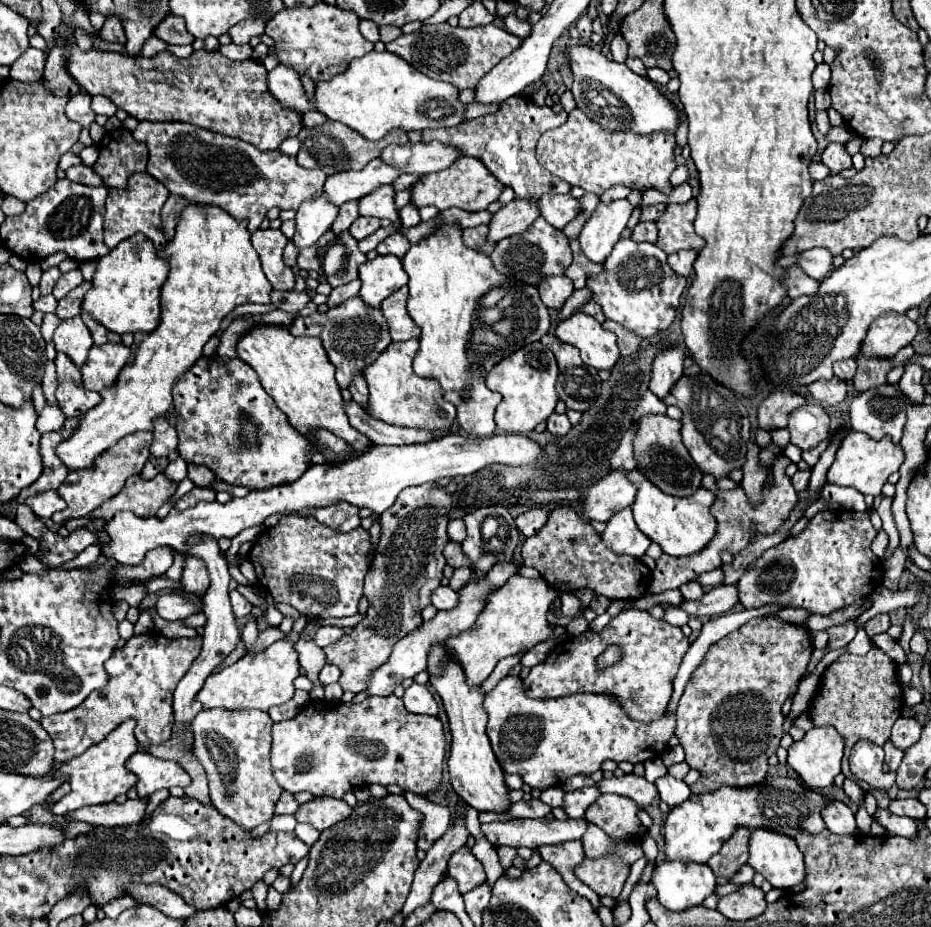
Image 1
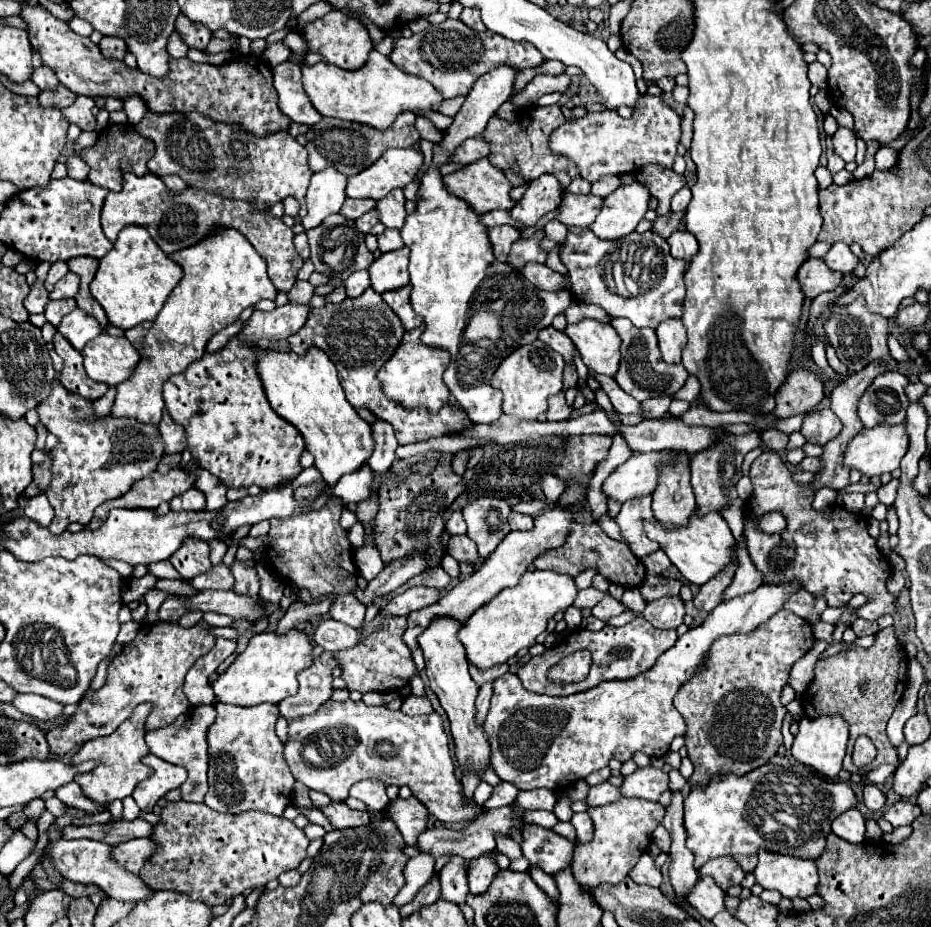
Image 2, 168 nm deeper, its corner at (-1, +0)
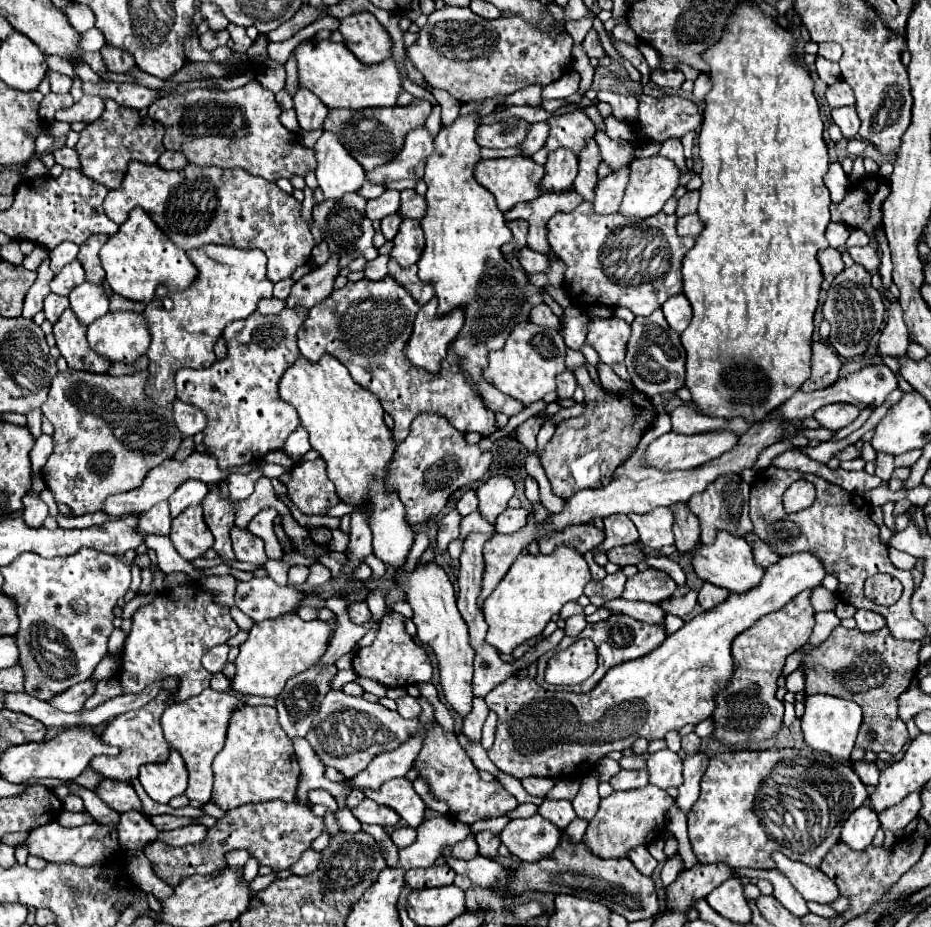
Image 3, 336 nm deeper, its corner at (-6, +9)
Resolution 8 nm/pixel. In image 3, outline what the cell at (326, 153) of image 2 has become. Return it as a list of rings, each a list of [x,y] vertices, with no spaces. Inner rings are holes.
[[[417,99],[411,105],[393,109],[361,109],[361,111],[333,109],[329,111],[323,123],[323,131],[333,131],[339,137],[341,145],[349,151],[349,155],[353,155],[355,161],[359,161],[365,171],[371,171],[373,167],[393,159],[395,153],[401,151],[405,135],[411,129],[423,127],[429,113],[431,113],[431,103],[425,99]]]

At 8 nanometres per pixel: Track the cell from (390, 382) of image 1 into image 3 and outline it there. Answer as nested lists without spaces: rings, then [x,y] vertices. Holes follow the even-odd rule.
[[[435,297],[419,309],[413,333],[403,349],[407,361],[413,367],[421,367],[431,375],[441,371],[441,363],[447,357],[449,343],[457,337],[463,327],[463,313],[457,309],[447,317],[437,317]]]

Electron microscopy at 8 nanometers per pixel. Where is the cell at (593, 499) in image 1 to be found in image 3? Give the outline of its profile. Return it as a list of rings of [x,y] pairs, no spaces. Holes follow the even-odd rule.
[[[665,433],[661,435],[659,439],[655,439],[643,459],[641,459],[641,465],[645,467],[653,467],[653,469],[661,469],[661,471],[677,471],[677,469],[693,469],[693,467],[699,467],[719,455],[723,455],[725,451],[729,451],[735,443],[739,441],[737,435],[733,433],[701,433],[701,435],[679,435],[679,433]]]

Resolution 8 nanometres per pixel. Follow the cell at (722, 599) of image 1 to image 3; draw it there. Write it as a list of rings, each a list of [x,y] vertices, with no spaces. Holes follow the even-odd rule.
[[[747,533],[747,535],[745,535],[745,541],[751,545],[753,555],[755,555],[755,563],[757,563],[761,569],[767,569],[767,567],[771,567],[773,563],[779,561],[779,555],[773,553],[773,551],[769,549],[769,545],[765,545],[765,543],[763,543],[761,539],[757,539],[753,533]]]

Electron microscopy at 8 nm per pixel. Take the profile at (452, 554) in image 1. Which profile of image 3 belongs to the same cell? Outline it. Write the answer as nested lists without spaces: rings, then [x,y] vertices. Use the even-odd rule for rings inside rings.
[[[475,511],[475,513],[471,513],[469,517],[463,517],[459,539],[463,541],[469,533],[493,533],[493,531],[495,531],[495,527],[493,527],[491,523],[487,523],[487,521]]]

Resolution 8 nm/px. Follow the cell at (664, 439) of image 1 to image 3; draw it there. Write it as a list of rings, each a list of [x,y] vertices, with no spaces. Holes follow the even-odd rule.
[[[677,503],[671,507],[675,515],[673,533],[675,533],[675,547],[679,553],[691,551],[699,541],[699,519],[691,513],[687,503]]]

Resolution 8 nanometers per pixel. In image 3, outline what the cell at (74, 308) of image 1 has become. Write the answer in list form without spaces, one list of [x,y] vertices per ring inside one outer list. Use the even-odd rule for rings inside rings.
[[[55,293],[47,295],[47,299],[45,299],[45,309],[43,309],[47,321],[55,323],[55,321],[59,319],[59,315],[61,315],[67,307],[69,307],[69,299],[67,299],[67,297],[61,297],[61,295],[55,295]]]

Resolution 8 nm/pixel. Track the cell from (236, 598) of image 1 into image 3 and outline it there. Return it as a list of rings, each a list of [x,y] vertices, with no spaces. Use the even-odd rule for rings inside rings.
[[[231,529],[231,541],[233,541],[233,551],[237,561],[247,561],[255,567],[263,567],[267,561],[263,541],[249,533],[247,529]]]

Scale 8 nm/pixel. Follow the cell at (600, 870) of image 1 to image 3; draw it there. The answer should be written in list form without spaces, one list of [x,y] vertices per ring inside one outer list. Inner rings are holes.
[[[653,785],[635,791],[613,791],[609,797],[601,799],[597,815],[589,821],[583,843],[593,855],[601,859],[621,859],[627,857],[629,849],[637,845],[649,845],[653,839],[661,837],[665,831],[667,811],[673,805],[673,797]]]

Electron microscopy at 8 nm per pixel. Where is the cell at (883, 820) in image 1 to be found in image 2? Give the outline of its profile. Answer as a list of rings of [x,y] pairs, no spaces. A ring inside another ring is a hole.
[[[866,784],[866,786],[864,786],[864,804],[866,804],[870,810],[882,812],[882,810],[884,810],[884,802],[886,802],[886,796],[884,796],[874,784]]]

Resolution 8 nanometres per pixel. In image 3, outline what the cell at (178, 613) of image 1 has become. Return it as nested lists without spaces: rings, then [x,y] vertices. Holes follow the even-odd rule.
[[[271,577],[239,581],[235,591],[235,607],[239,607],[255,623],[293,611],[301,599],[301,591],[293,587],[279,587]]]

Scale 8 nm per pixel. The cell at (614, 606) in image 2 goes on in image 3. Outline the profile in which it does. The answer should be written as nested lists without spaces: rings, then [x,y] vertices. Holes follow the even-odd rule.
[[[623,597],[619,599],[613,599],[609,603],[603,605],[605,609],[613,611],[613,613],[625,613],[633,619],[639,619],[639,621],[647,621],[647,623],[663,623],[665,619],[665,613],[659,609],[659,605],[655,603],[639,603],[639,601],[625,601]]]

